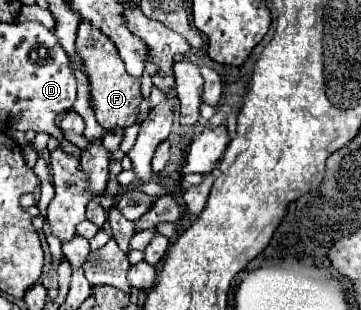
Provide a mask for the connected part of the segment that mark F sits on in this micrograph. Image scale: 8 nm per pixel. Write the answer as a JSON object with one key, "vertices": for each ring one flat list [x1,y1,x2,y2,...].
{"vertices":[[83,19,79,25,79,33,77,33,77,53,81,55,85,63,85,71,93,87,97,123,107,131,113,131,115,127,133,125,137,121,139,105,143,101,141,81,133,79,125,71,125,65,121,63,121,57,117,55,117,47,113,47,113,41,101,31,97,31,97,27,93,27,87,19]]}

